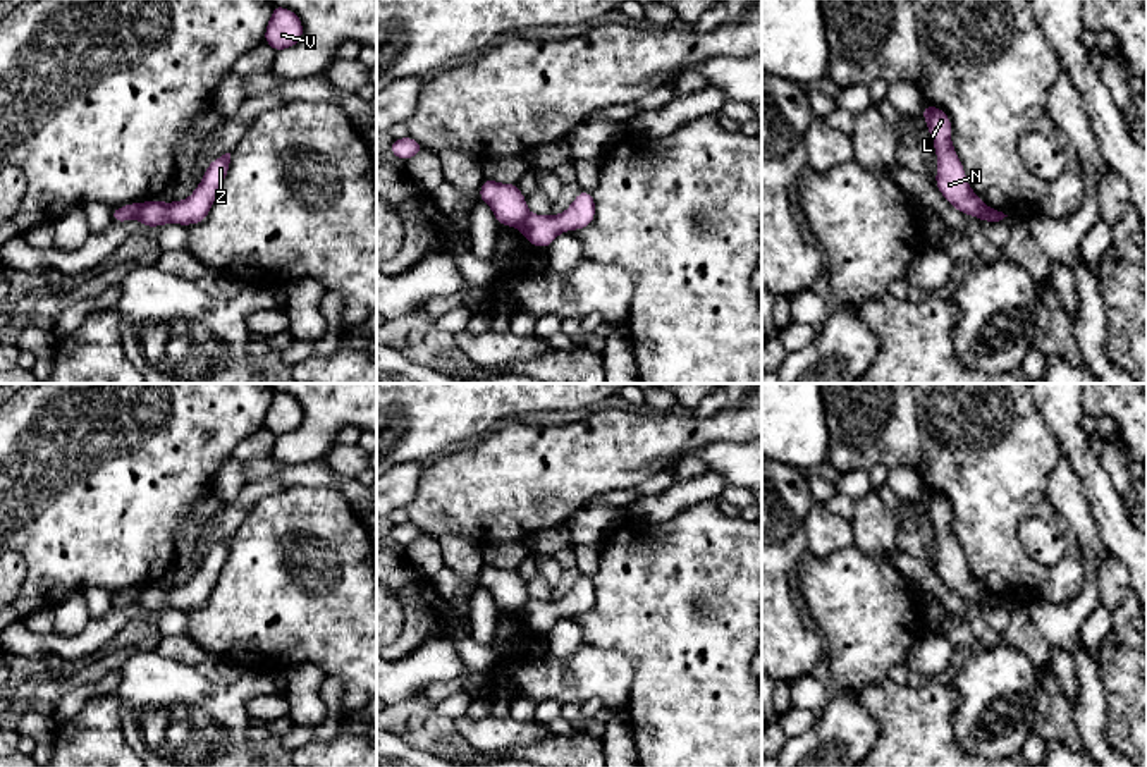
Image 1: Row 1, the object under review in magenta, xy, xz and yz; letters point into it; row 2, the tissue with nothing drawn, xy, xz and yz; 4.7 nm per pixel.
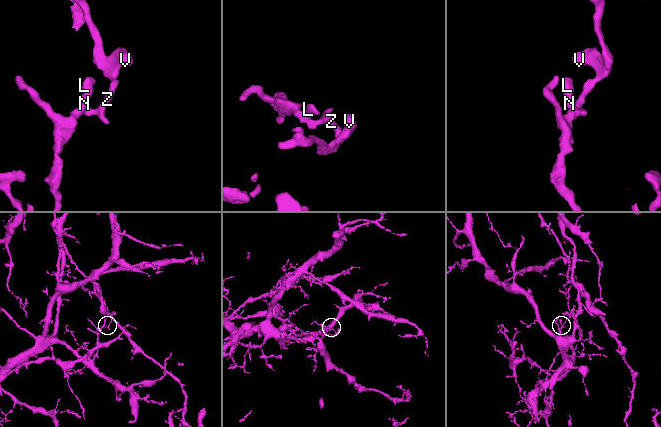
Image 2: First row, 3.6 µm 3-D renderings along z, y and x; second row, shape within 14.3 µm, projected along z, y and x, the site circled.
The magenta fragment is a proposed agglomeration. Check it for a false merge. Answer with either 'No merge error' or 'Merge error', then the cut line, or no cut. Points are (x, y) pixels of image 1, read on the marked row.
Merge error. Split along xy (141, 205), (136, 217)

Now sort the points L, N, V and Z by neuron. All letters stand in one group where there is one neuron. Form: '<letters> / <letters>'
L N / V Z

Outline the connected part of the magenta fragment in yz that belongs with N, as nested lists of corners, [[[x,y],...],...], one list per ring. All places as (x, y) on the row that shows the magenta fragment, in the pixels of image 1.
[[[923,105],[922,115],[930,131],[930,138],[937,153],[935,186],[942,196],[963,215],[982,218],[984,203],[970,189],[960,156],[951,143],[951,119],[944,110]]]

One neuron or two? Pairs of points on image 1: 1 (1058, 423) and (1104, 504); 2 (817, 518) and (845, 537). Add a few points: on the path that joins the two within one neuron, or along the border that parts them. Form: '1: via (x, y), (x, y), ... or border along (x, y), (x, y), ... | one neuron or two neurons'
1: via (1073, 444), (1096, 484) | one neuron
2: via (824, 525), (833, 533), (838, 533) | one neuron

